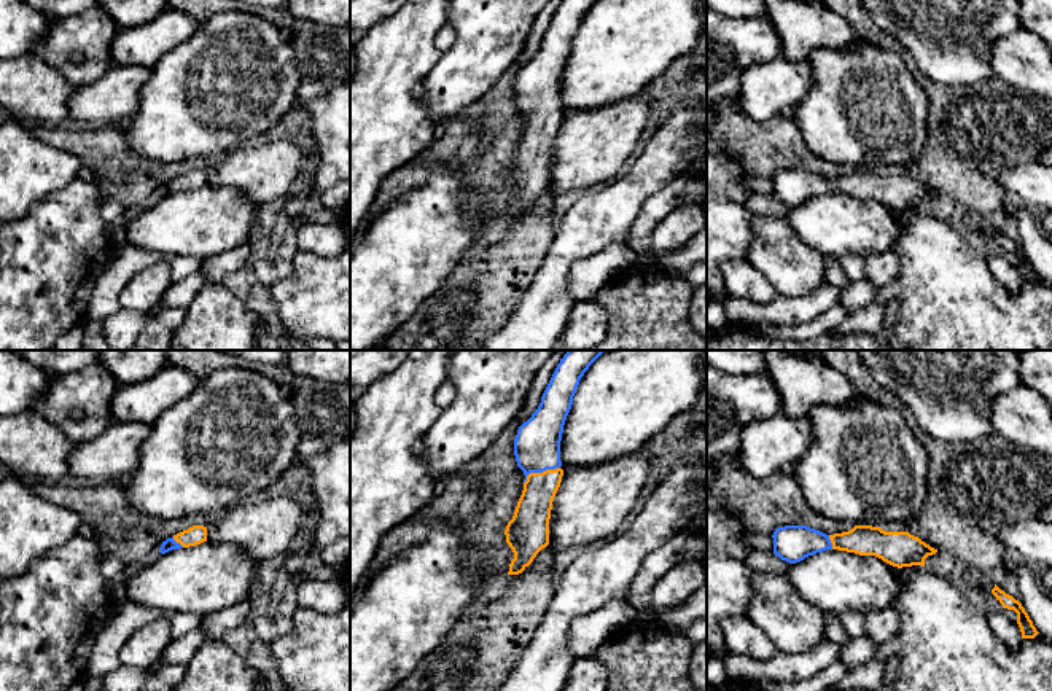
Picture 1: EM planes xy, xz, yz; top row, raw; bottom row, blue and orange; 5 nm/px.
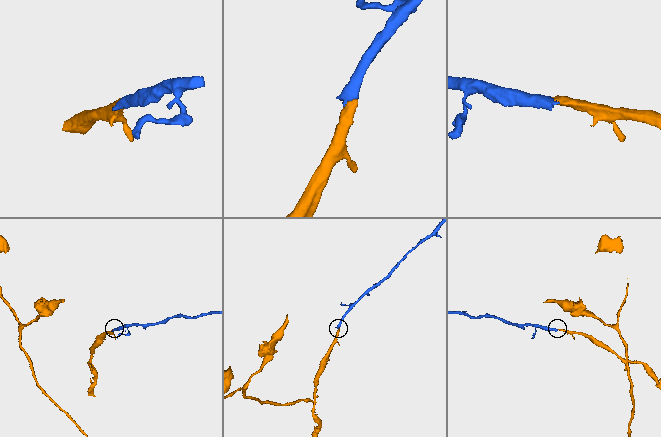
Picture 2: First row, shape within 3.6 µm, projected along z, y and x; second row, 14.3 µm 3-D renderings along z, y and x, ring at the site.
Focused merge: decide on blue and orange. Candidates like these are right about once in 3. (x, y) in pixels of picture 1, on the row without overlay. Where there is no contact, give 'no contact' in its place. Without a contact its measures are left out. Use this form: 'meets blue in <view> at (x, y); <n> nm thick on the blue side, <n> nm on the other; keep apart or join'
meets blue in xz at (540, 115); 240 nm thick on the blue side, 180 nm on the other; join

